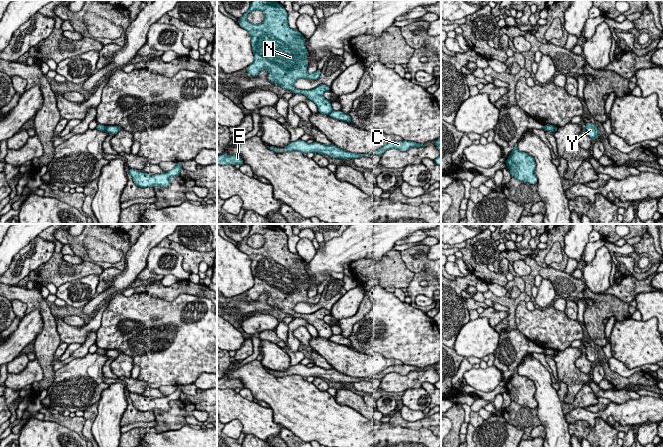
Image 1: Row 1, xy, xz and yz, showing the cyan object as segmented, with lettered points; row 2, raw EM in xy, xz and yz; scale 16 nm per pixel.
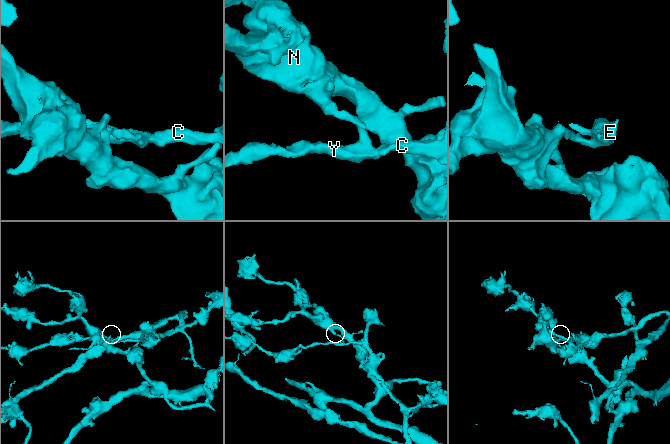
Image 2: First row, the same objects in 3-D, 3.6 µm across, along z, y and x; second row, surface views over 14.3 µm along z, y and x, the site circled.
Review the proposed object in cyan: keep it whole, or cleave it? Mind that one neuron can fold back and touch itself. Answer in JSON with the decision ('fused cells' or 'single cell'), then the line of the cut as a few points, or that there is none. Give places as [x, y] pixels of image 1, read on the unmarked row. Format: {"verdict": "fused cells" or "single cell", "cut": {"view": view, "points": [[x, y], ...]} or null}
{"verdict": "fused cells", "cut": {"view": "xz", "points": [[332, 335], [329, 338]]}}

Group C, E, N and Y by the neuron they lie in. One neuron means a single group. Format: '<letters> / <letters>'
C E Y / N

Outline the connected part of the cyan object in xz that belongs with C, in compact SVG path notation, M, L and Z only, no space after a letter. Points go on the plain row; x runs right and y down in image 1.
M406 364L393 365L391 367L386 368L381 373L375 375L374 378L381 380L388 373L398 373L400 375L407 375L412 371L421 371L421 370L424 370L424 368L416 367L413 365L406 365Z

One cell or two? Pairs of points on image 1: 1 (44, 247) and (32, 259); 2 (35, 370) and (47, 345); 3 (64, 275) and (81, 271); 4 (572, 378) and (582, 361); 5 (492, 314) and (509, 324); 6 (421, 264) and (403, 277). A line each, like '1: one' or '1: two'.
1: one
2: two
3: one
4: two
5: two
6: two

